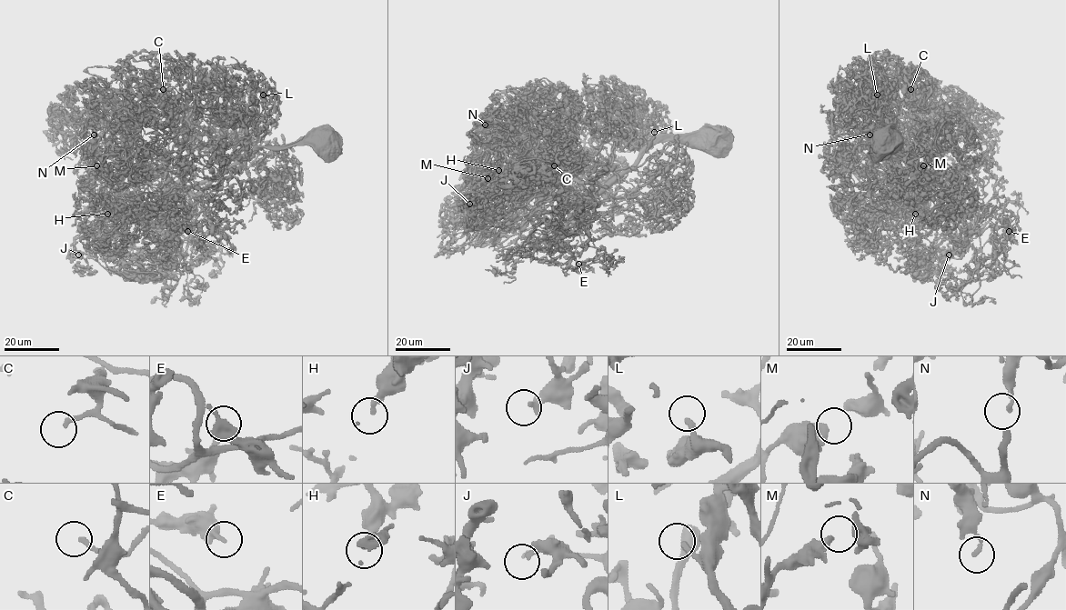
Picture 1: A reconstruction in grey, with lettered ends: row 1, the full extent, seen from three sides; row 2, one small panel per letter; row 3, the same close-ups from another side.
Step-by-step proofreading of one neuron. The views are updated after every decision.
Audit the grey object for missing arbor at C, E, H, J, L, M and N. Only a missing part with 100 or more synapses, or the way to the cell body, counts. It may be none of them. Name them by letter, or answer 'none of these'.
none of these

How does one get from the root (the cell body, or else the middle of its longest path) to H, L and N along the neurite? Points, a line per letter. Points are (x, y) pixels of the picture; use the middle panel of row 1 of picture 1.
H: (712, 137), (657, 140), (628, 168), (572, 201), (556, 195), (516, 198), (497, 178), (498, 170)
L: (712, 137), (657, 140), (576, 198), (572, 182), (589, 182), (608, 165), (613, 137), (654, 132)
N: (712, 137), (657, 140), (597, 190), (562, 201), (526, 197), (516, 189), (498, 167), (496, 130), (485, 124)

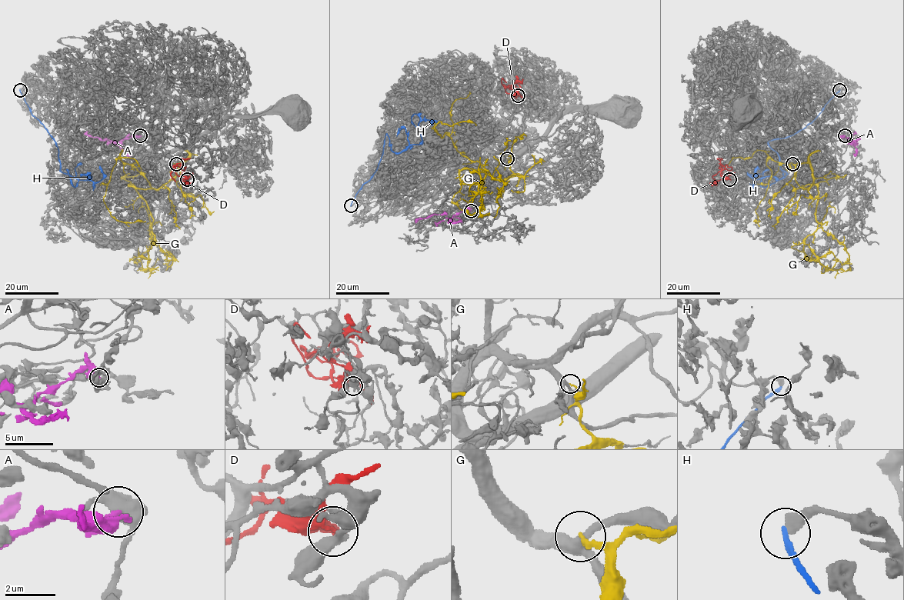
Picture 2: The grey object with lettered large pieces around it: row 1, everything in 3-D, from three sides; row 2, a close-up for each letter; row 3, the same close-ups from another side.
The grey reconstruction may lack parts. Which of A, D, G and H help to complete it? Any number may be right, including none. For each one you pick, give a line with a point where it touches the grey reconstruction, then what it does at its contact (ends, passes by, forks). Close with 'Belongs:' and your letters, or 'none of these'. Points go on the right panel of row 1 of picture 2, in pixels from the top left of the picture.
Belongs: none of these

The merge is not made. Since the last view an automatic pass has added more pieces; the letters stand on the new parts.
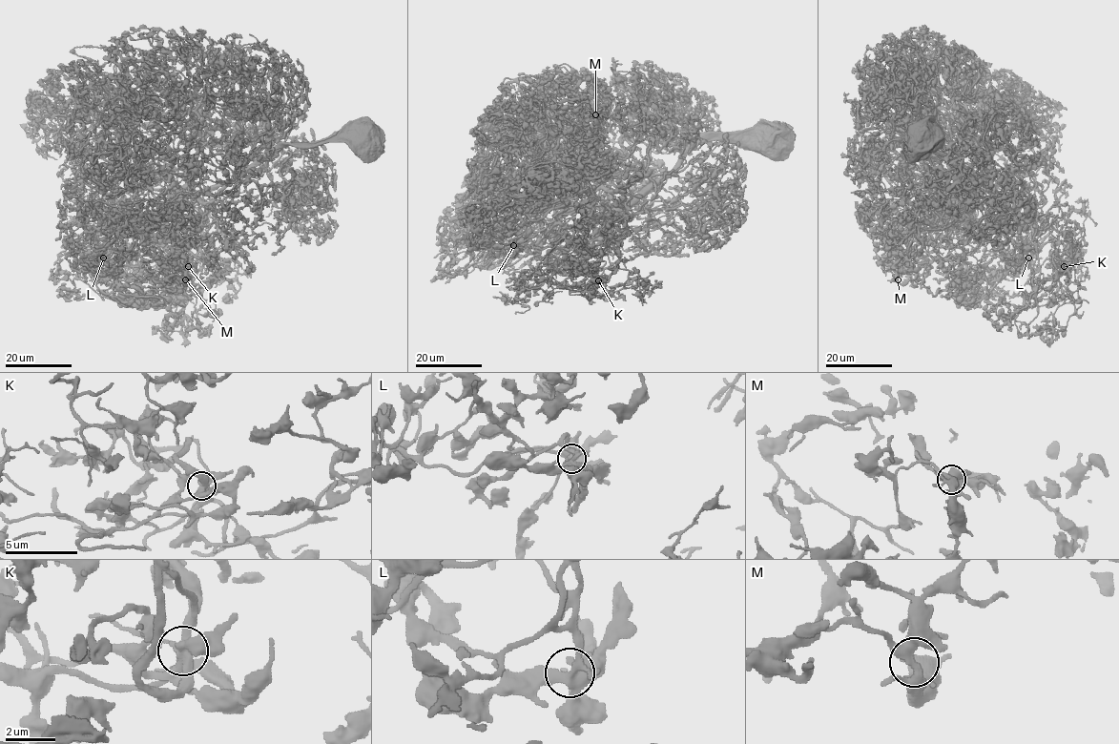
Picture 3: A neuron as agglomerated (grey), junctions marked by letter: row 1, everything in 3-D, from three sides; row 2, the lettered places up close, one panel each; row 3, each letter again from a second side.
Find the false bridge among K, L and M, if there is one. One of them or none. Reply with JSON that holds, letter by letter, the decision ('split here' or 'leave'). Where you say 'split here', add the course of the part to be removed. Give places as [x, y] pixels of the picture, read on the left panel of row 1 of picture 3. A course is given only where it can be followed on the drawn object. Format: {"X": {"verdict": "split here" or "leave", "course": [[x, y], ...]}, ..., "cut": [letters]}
{"K": {"verdict": "leave"}, "L": {"verdict": "leave"}, "M": {"verdict": "leave"}, "cut": []}

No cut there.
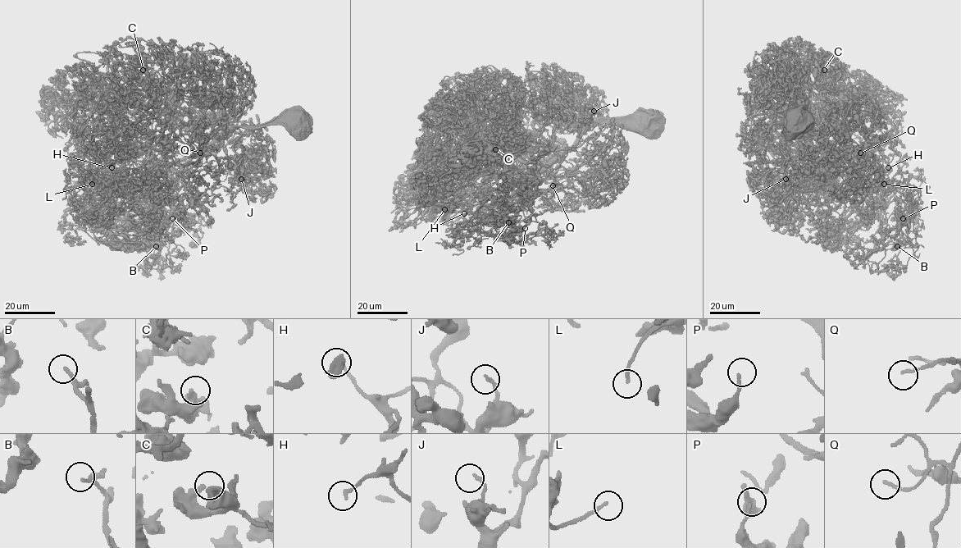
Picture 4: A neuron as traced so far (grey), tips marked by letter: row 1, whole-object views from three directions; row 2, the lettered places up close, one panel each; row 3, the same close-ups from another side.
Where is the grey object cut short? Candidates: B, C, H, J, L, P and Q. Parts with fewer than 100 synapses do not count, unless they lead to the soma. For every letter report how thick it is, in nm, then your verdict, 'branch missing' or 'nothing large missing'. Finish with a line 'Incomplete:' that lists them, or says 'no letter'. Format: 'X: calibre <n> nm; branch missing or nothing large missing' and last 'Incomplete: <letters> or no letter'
B: calibre 170 nm; nothing large missing
C: calibre 300 nm; nothing large missing
H: calibre 160 nm; nothing large missing
J: calibre 160 nm; nothing large missing
L: calibre 140 nm; branch missing
P: calibre 140 nm; nothing large missing
Q: calibre 140 nm; nothing large missing
Incomplete: L

